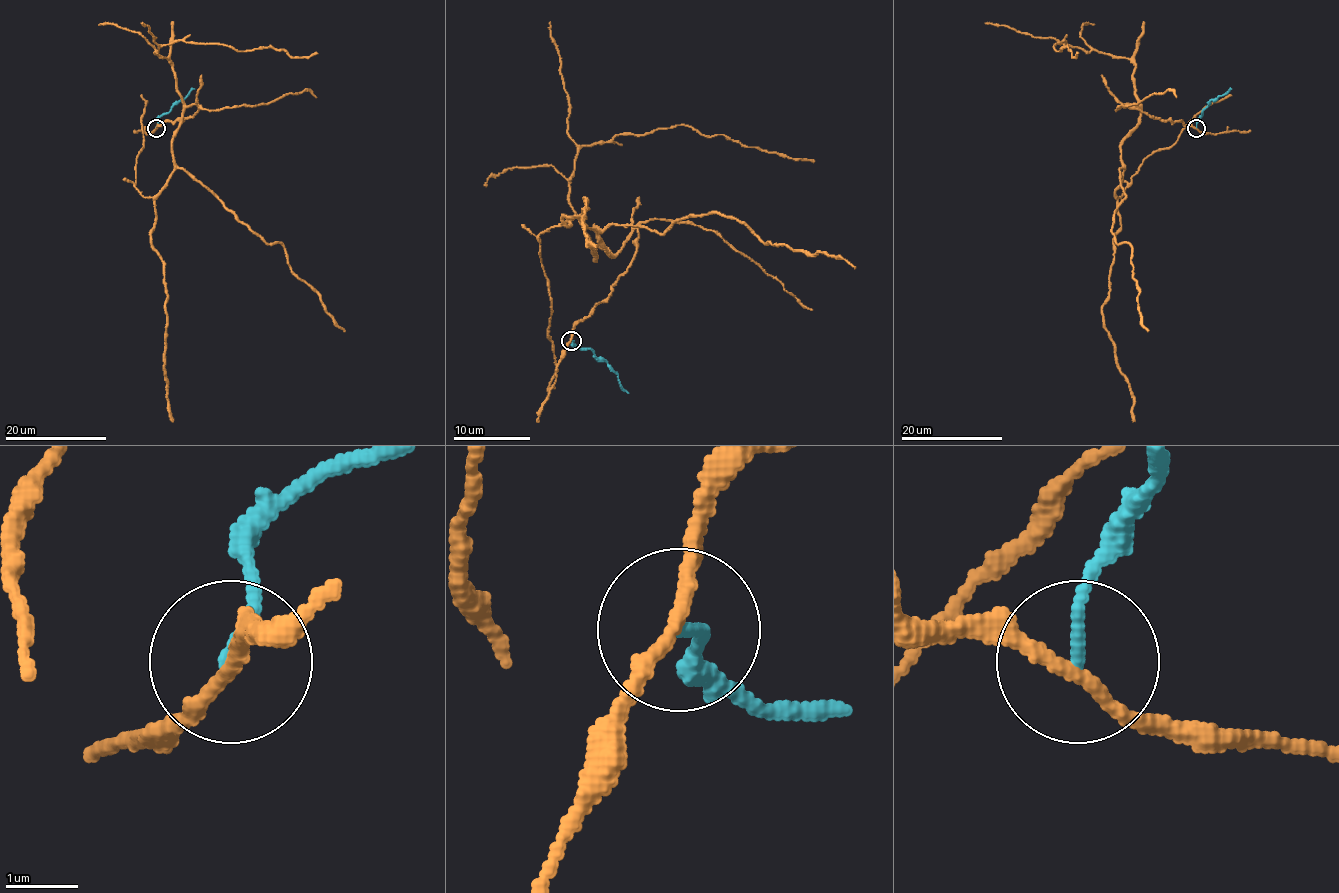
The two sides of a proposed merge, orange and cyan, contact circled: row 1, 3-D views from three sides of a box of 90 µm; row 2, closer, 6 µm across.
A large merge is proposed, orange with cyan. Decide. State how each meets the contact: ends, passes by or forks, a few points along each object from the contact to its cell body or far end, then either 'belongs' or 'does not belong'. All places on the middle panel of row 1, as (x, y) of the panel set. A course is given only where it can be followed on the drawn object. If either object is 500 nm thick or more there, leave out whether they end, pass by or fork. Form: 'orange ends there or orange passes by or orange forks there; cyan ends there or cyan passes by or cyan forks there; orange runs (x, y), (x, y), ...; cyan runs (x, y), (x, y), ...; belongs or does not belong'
orange passes by; cyan ends there; orange runs (570, 340), (636, 254), (630, 238), (611, 255), (578, 217), (569, 227), (563, 215), (586, 198), (595, 244); cyan runs (570, 340), (578, 347), (590, 347), (616, 374), (618, 384), (628, 391); does not belong

